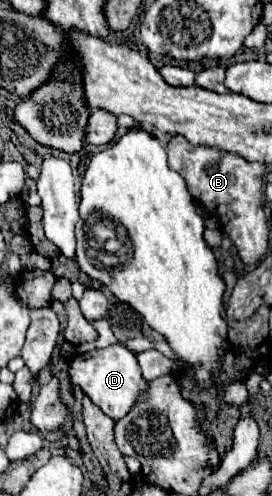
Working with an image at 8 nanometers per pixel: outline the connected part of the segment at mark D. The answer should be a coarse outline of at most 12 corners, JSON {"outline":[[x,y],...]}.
{"outline":[[121,343],[73,357],[71,383],[115,421],[149,387]]}

